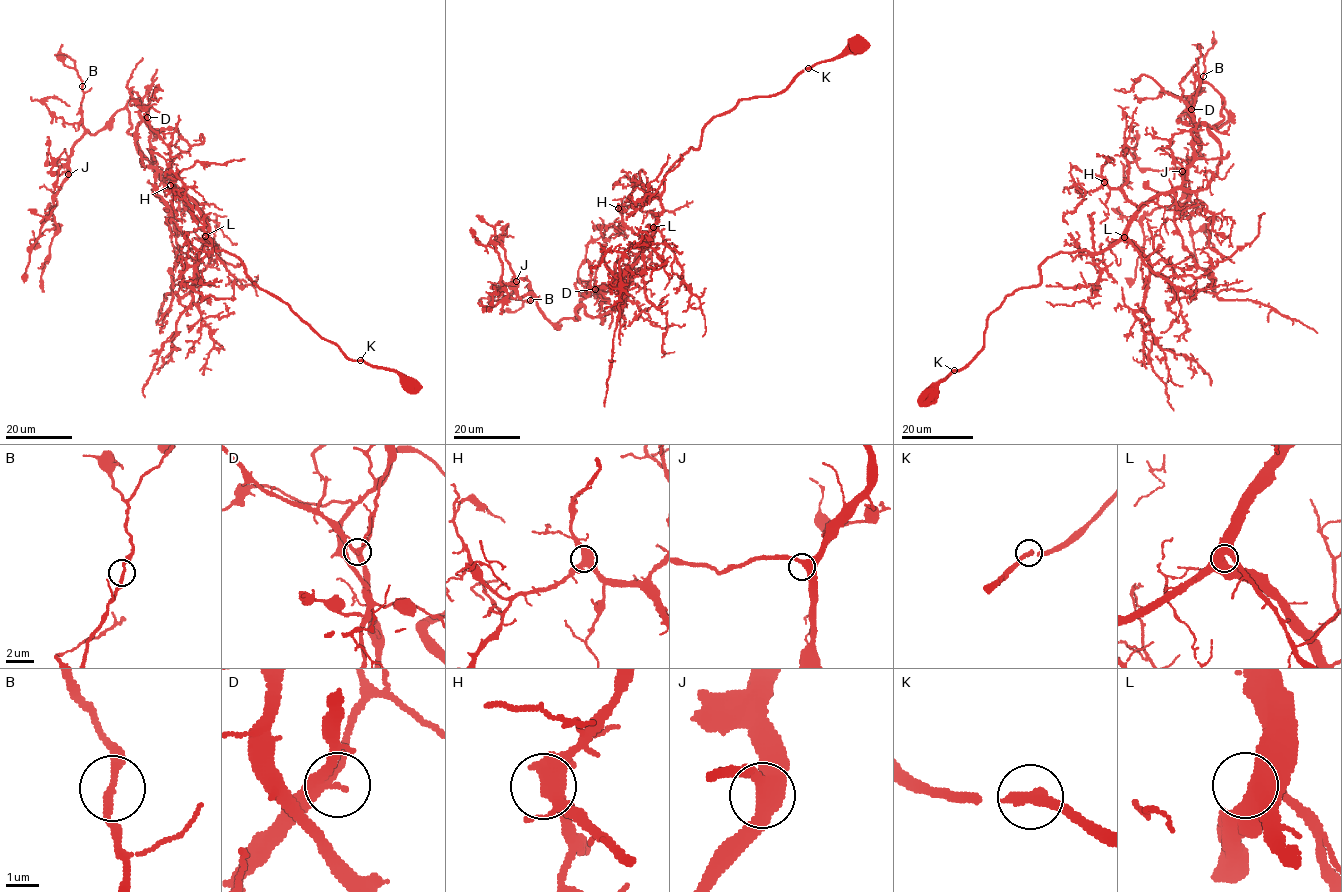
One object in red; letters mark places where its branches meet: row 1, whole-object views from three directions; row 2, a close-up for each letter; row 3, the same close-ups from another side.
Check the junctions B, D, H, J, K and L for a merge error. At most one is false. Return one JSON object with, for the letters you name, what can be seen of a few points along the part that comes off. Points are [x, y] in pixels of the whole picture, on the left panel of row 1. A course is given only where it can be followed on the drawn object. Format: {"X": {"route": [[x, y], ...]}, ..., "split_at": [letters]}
{"split_at": []}

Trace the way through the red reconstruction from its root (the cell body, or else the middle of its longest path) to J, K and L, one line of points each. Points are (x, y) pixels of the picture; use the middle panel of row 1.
J: (857, 46), (706, 125), (664, 177), (656, 229), (607, 313), (579, 306), (580, 319), (553, 324), (516, 281)
K: (857, 46), (855, 51), (816, 63), (808, 68)
L: (857, 46), (805, 68), (781, 92), (741, 99), (715, 116), (701, 145), (664, 177), (662, 212), (653, 227)

